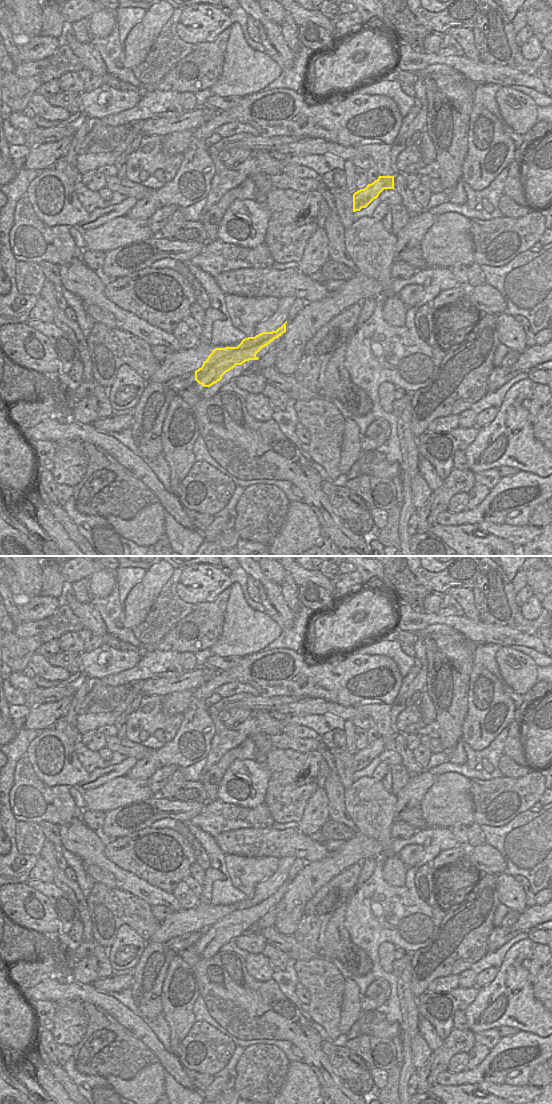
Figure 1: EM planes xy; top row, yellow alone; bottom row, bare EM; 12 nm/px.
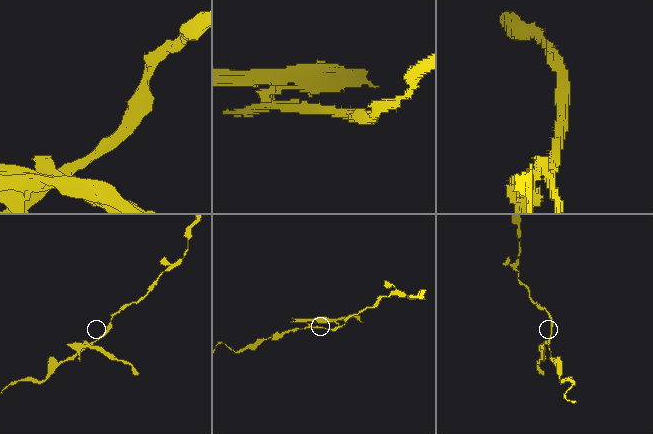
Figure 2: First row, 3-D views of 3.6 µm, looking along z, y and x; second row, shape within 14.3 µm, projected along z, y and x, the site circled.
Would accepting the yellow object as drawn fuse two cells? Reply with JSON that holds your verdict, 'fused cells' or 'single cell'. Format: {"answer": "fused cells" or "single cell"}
{"answer": "fused cells"}

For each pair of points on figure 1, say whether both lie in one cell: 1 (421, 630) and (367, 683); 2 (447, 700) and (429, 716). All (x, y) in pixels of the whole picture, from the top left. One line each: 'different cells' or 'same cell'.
1: different cells
2: different cells

